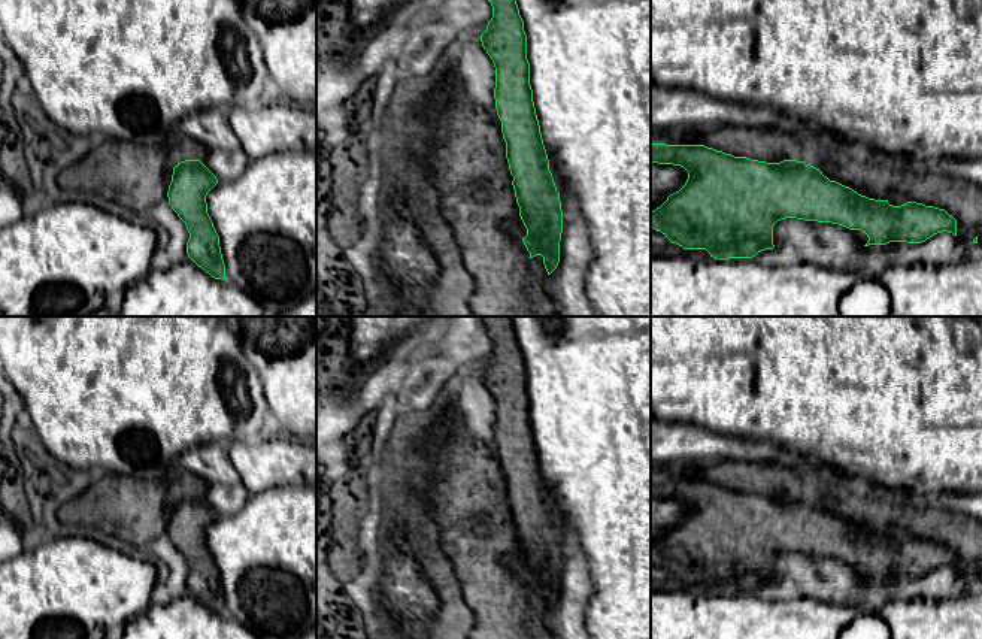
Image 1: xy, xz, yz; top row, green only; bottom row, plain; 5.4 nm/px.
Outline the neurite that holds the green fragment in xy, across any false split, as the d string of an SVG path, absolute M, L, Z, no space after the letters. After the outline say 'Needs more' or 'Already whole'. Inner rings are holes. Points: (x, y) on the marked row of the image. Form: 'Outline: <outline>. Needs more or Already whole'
Outline: M185 160L173 167L169 205L190 233L188 257L215 279L225 279L219 236L207 213L206 196L218 184L216 176L200 161Z. Already whole

